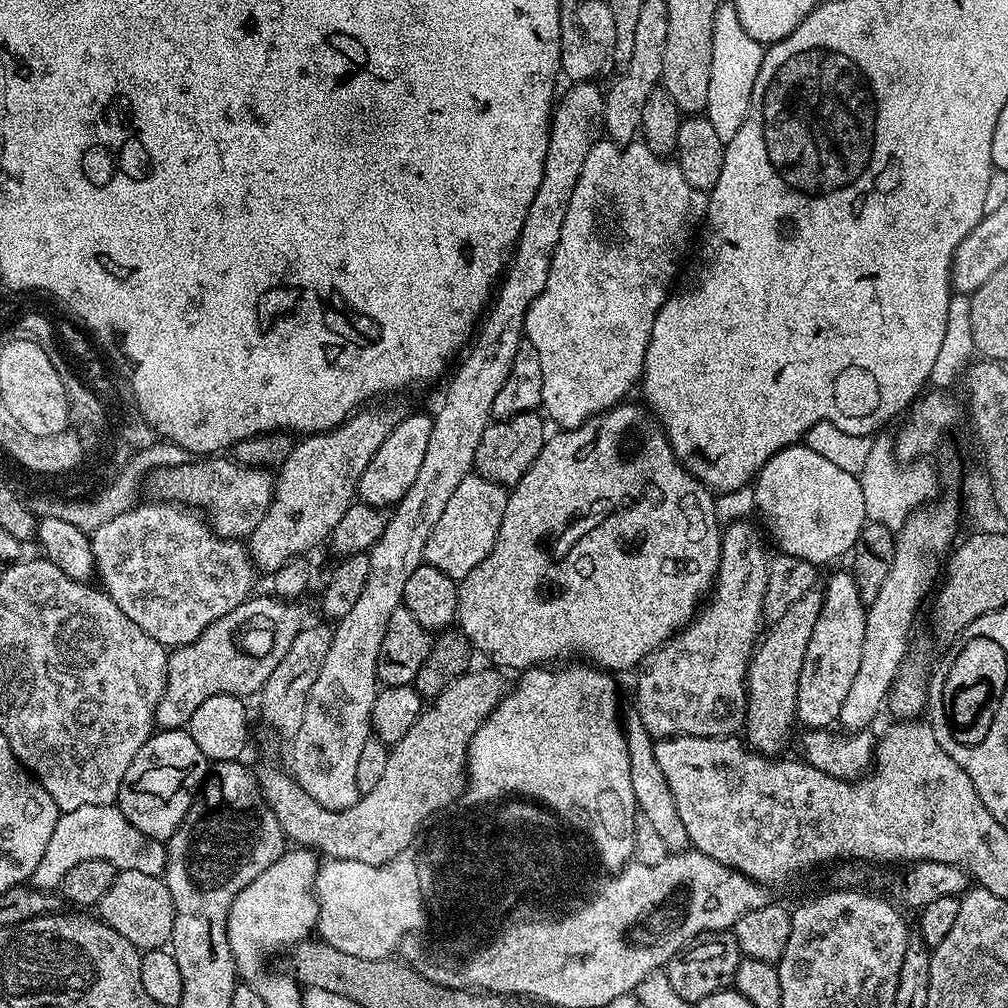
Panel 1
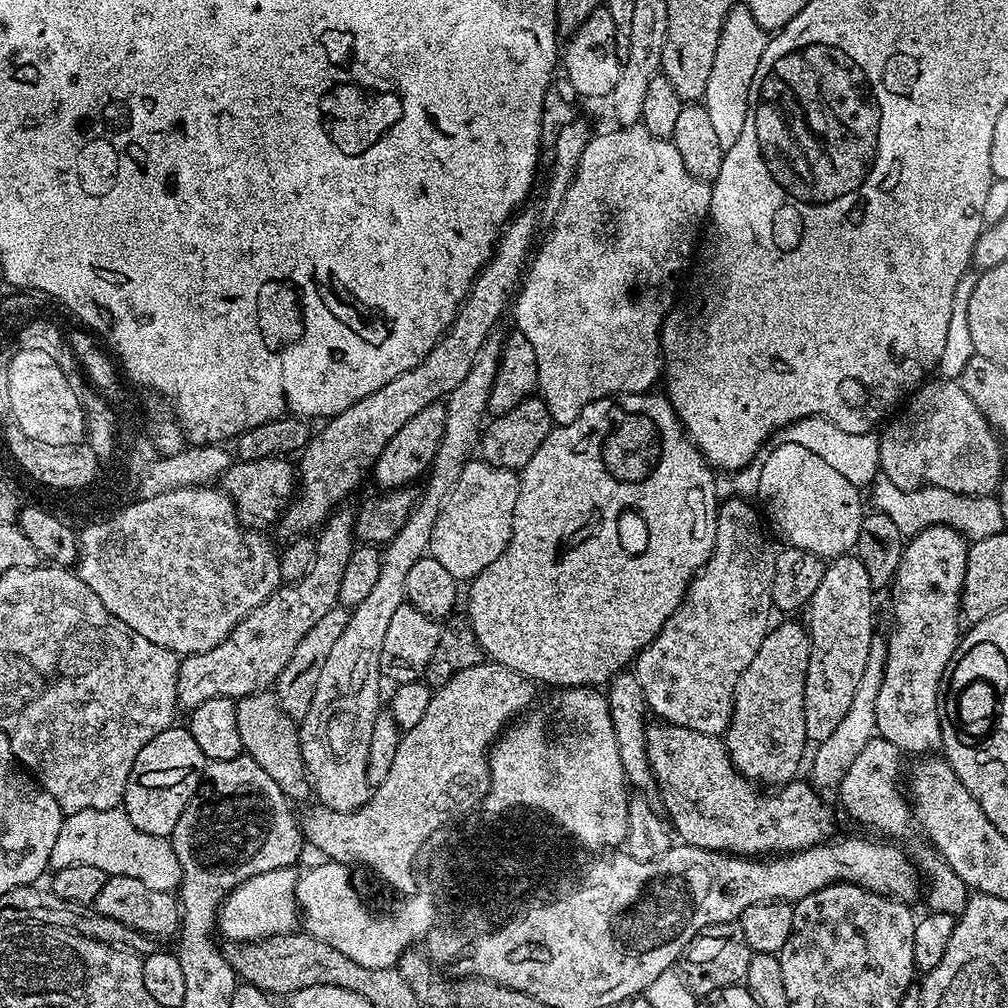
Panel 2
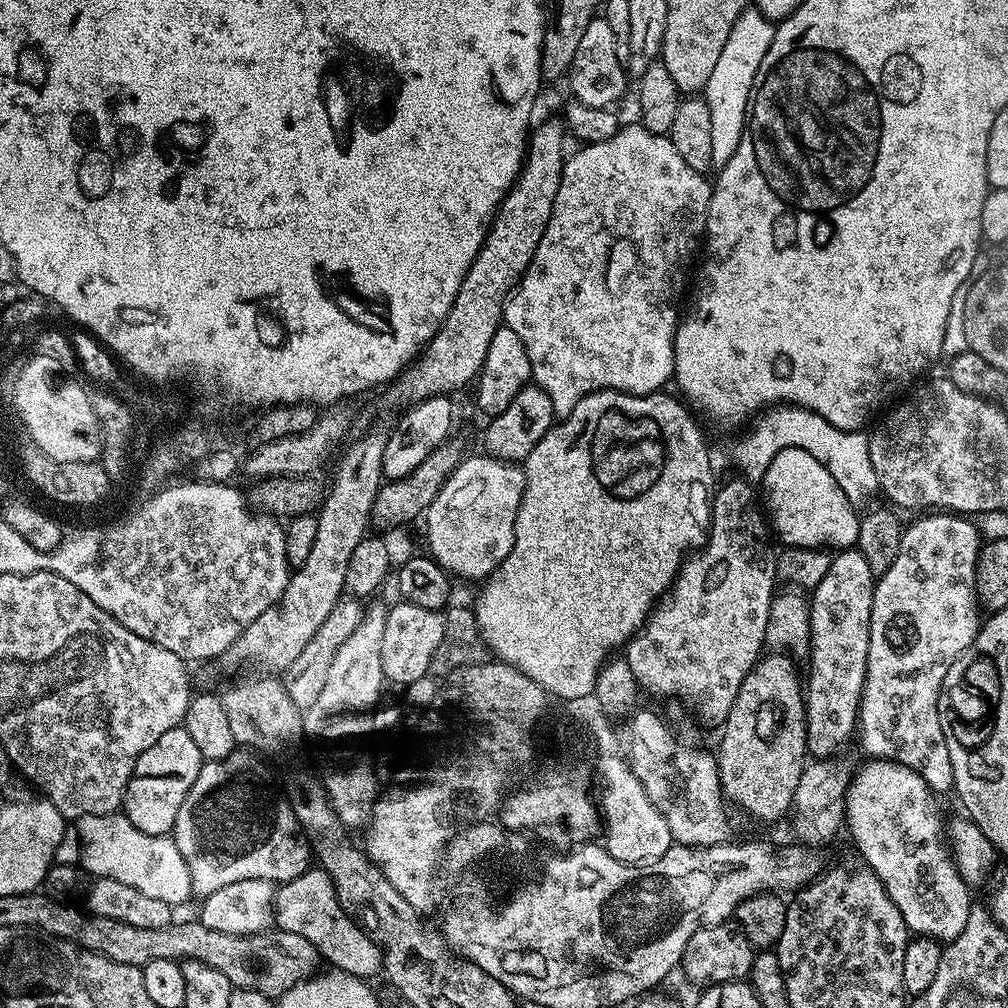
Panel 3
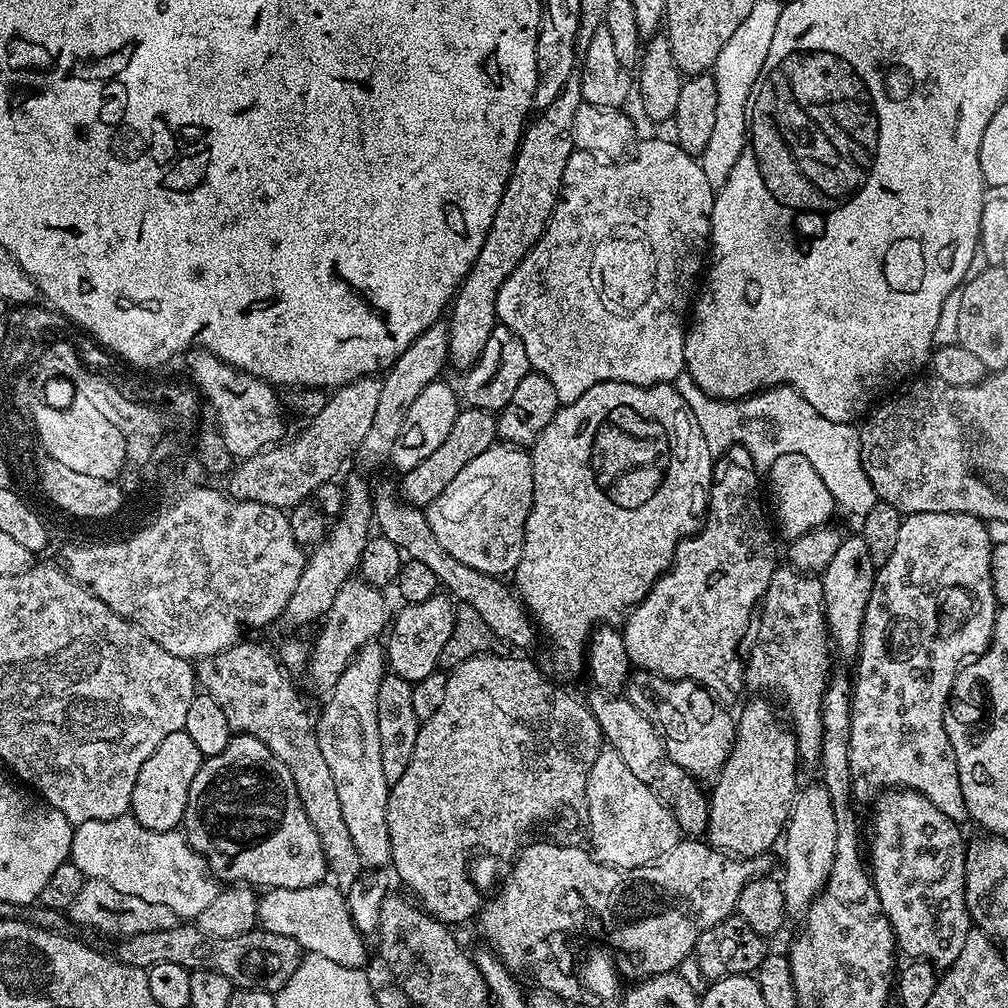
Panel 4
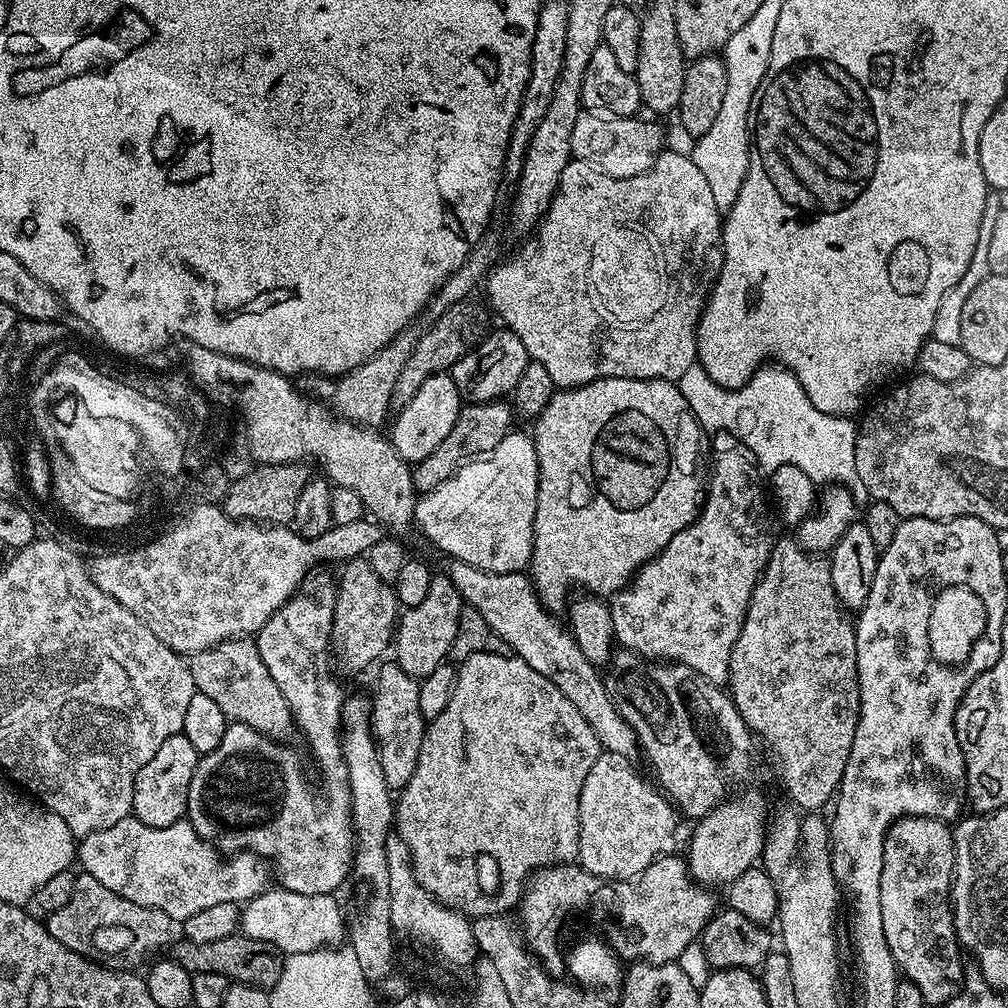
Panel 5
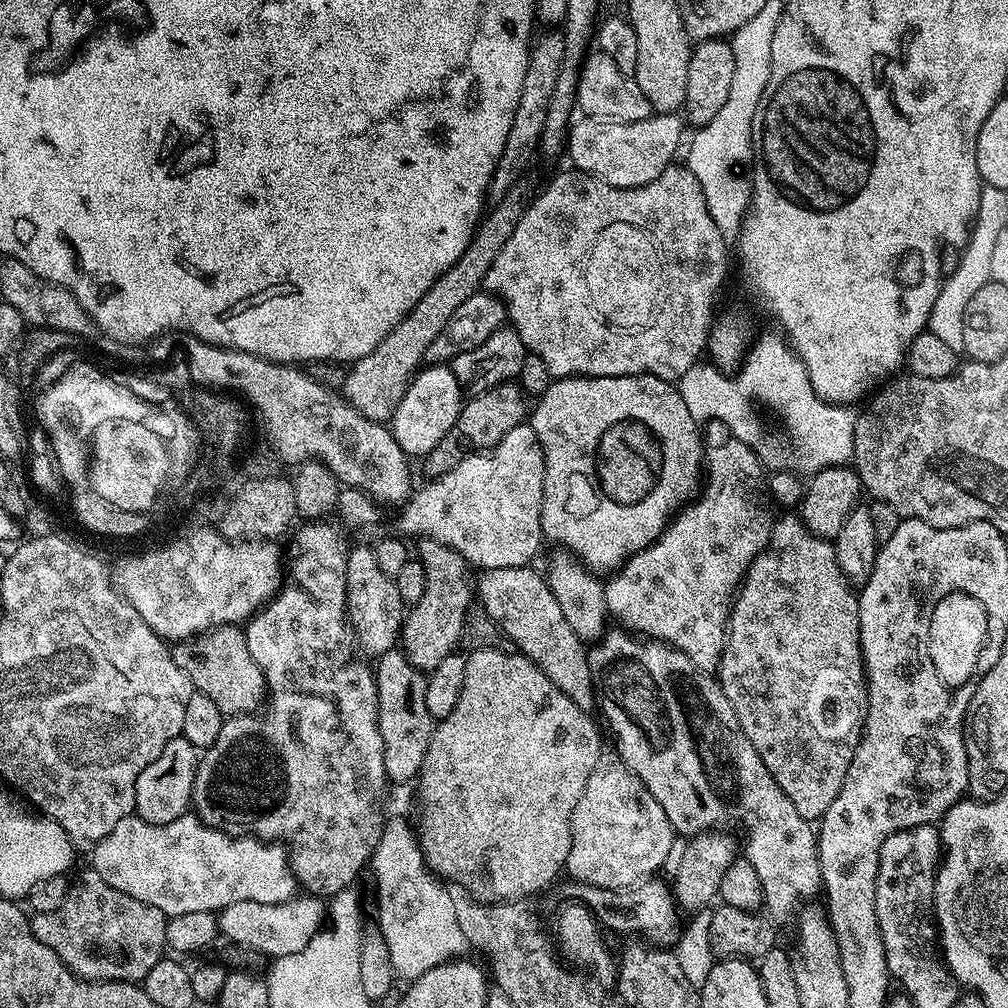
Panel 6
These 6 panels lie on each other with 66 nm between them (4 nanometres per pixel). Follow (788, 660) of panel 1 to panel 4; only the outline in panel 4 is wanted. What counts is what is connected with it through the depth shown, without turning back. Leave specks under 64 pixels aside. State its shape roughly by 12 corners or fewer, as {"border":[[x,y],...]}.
{"border":[[752,698],[708,801],[707,843],[777,847],[796,799],[796,735]]}

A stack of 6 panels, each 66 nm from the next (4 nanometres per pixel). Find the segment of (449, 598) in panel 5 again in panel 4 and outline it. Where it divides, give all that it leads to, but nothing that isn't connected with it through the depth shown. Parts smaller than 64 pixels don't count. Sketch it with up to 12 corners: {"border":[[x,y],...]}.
{"border":[[444,594],[404,604],[386,632],[391,675],[440,668],[454,630]]}

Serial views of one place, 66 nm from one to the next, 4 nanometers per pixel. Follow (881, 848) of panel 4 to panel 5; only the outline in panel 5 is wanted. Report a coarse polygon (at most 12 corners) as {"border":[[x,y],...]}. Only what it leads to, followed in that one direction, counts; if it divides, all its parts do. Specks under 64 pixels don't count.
{"border":[[935,816],[884,835],[882,930],[929,1006],[960,991],[954,838]]}

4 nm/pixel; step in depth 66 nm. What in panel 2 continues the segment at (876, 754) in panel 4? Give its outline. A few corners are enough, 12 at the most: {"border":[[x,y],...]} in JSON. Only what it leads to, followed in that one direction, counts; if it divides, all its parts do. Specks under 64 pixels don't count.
{"border":[[969,541],[904,545],[876,730],[940,744],[940,680],[962,635]]}

